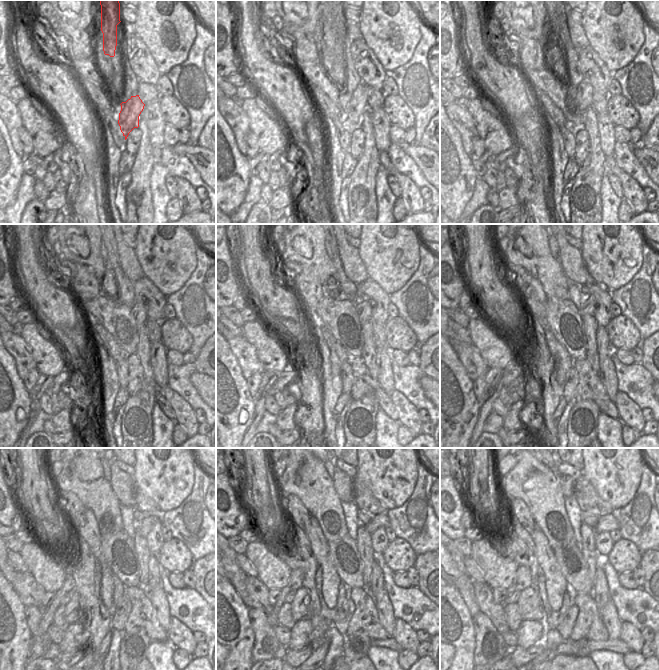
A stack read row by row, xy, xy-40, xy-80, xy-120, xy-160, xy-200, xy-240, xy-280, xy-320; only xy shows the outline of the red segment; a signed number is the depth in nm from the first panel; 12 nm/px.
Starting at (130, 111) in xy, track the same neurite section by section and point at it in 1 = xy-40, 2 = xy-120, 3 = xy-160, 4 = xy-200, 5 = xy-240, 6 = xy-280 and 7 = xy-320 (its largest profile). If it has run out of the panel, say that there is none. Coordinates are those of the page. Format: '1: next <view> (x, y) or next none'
1: next xy-40 (358, 104)
2: next xy-120 (138, 312)
3: next xy-160 (363, 307)
4: next xy-200 (587, 307)
5: next xy-240 (143, 528)
6: next xy-280 (381, 520)
7: next xy-320 (607, 523)

